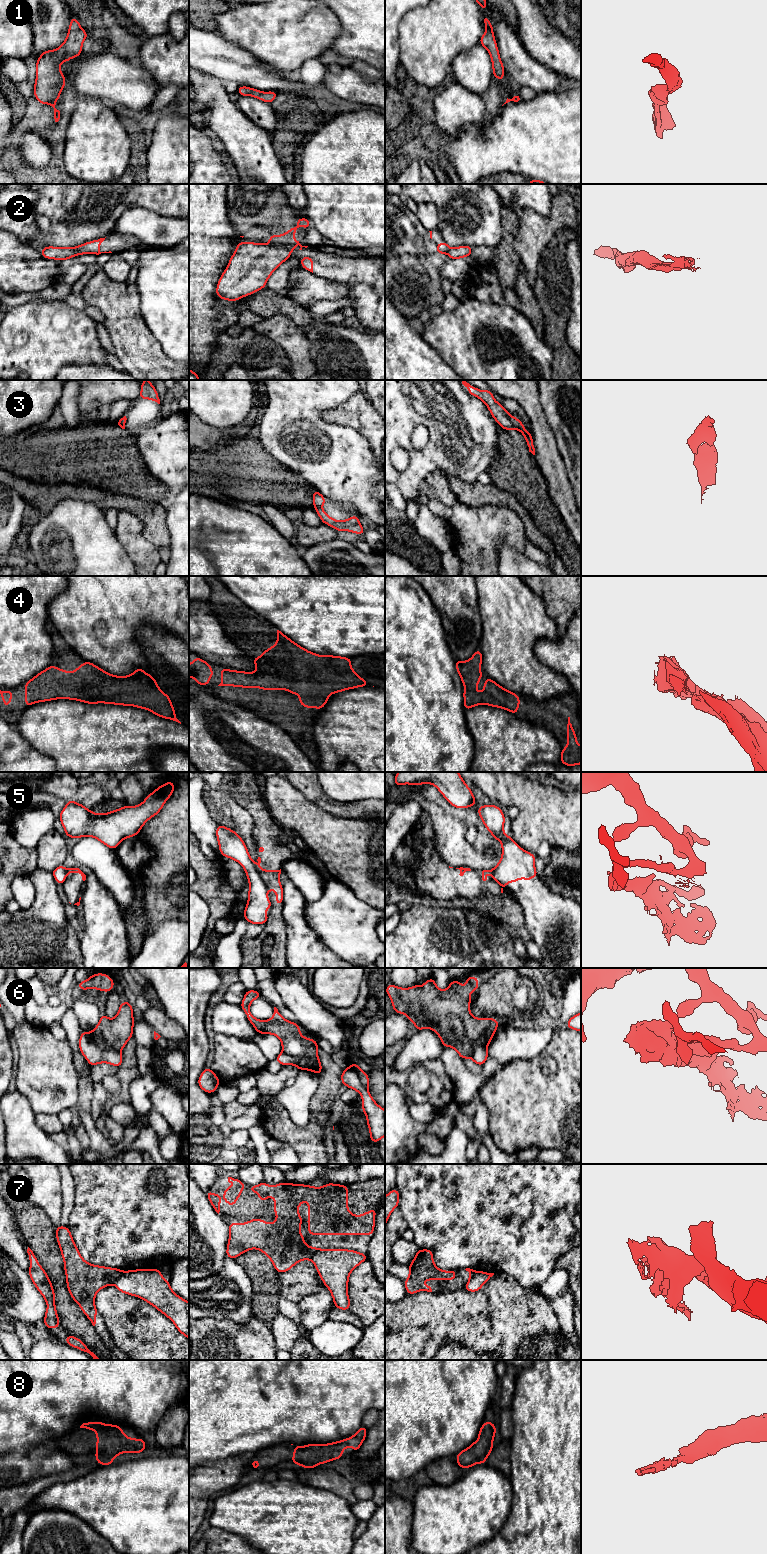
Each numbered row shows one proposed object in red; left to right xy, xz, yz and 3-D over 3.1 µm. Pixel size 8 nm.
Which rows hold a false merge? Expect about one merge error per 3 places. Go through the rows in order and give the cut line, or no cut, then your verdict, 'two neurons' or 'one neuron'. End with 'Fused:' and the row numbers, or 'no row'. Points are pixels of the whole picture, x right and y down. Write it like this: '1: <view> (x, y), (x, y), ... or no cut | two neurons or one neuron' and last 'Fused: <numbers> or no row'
1: no cut | one neuron
2: xz (268, 244), (274, 247), (285, 248), (290, 253) | two neurons
3: no cut | one neuron
4: no cut | one neuron
5: xz (255, 866), (267, 889) | two neurons
6: xz (283, 1051), (297, 1058), (307, 1058), (312, 1067) | two neurons
7: xy (123, 1271), (114, 1283) | two neurons
8: no cut | one neuron
Fused: 2, 5, 6, 7

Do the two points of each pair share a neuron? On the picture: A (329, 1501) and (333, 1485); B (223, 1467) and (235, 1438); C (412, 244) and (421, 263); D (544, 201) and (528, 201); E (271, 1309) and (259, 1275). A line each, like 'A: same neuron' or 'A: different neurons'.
A: different neurons
B: different neurons
C: different neurons
D: same neuron
E: same neuron

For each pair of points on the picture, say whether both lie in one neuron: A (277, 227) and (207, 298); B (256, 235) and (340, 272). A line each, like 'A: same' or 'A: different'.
A: different
B: different

